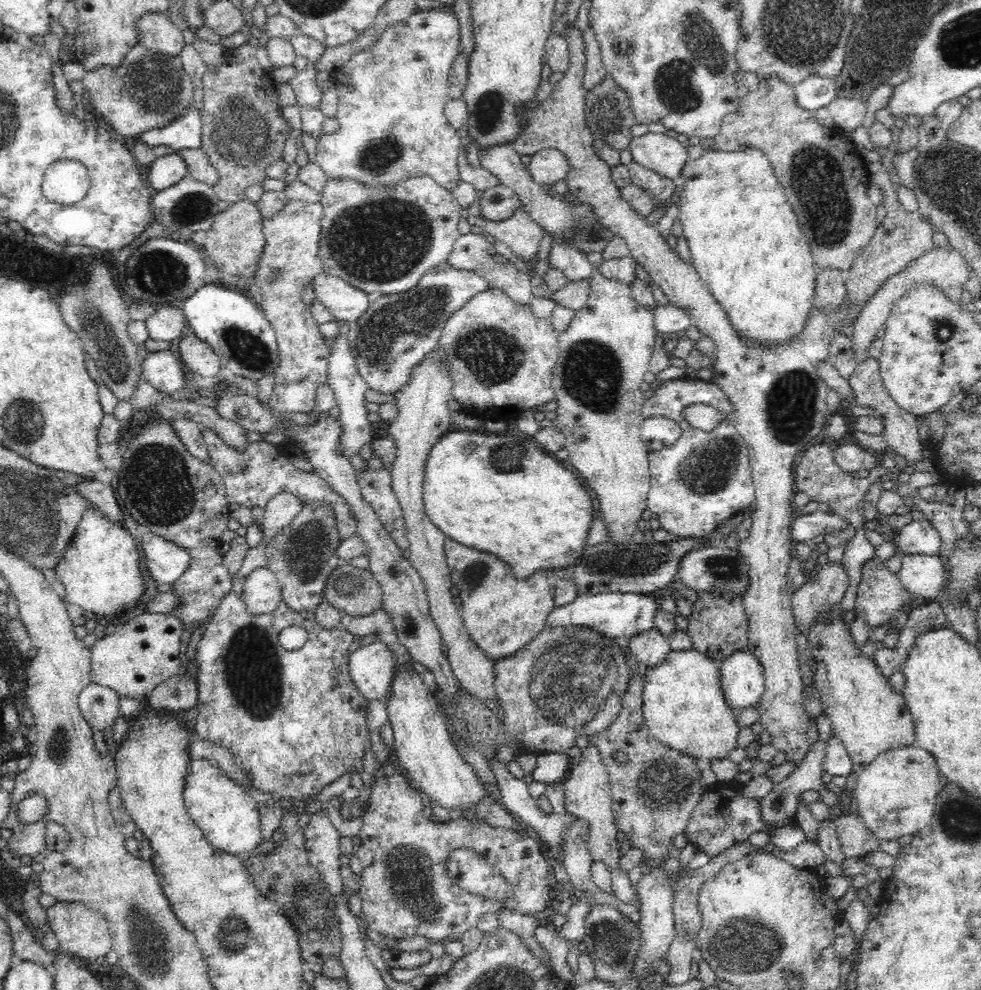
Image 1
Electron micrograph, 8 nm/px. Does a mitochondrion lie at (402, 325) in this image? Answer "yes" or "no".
yes

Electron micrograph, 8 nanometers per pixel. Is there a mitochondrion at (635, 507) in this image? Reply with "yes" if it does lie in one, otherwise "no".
no

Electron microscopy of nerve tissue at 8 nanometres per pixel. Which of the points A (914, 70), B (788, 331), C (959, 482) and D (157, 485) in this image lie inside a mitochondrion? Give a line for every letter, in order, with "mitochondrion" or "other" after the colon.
A: other
B: other
C: other
D: mitochondrion

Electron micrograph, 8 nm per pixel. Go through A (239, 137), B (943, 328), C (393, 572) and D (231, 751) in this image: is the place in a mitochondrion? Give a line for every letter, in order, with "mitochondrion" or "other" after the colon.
A: mitochondrion
B: mitochondrion
C: mitochondrion
D: other

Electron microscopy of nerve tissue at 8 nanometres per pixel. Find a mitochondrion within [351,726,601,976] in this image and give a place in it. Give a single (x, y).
(411, 873)

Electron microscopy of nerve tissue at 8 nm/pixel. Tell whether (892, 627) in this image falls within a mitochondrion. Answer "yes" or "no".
no

